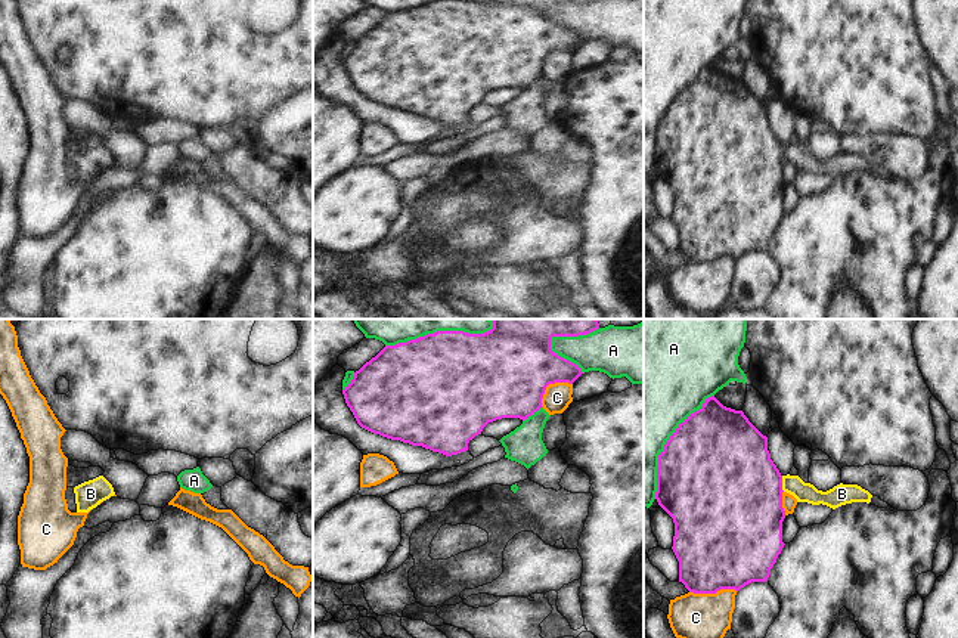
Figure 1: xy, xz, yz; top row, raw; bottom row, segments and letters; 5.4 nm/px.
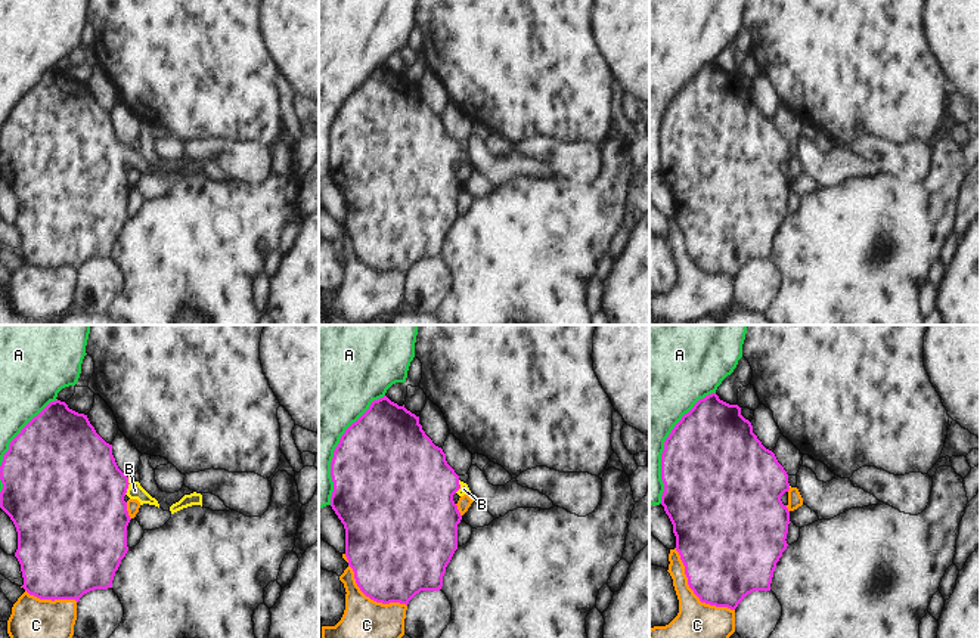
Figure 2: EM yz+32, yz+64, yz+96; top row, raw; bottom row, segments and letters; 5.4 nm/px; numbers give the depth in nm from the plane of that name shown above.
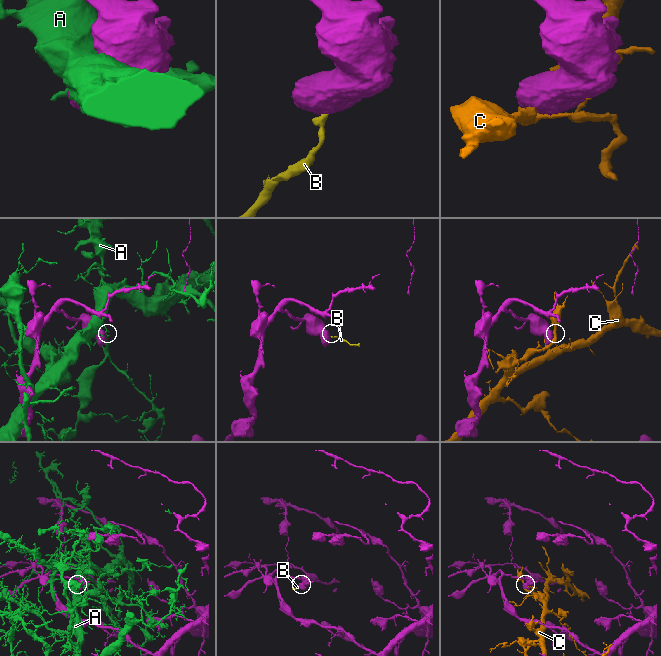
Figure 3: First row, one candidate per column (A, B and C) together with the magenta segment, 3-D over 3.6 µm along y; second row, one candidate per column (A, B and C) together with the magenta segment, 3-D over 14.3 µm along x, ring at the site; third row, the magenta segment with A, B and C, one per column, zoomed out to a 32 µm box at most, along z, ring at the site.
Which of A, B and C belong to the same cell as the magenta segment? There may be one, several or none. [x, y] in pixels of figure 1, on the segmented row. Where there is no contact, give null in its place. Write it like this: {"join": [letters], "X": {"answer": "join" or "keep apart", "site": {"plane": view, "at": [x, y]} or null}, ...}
{"join": ["B"], "A": {"answer": "keep apart", "site": {"plane": "yz", "at": [664, 445]}}, "B": {"answer": "join", "site": {"plane": "yz", "at": [781, 483]}}, "C": {"answer": "keep apart", "site": {"plane": "yz", "at": [713, 592]}}}

